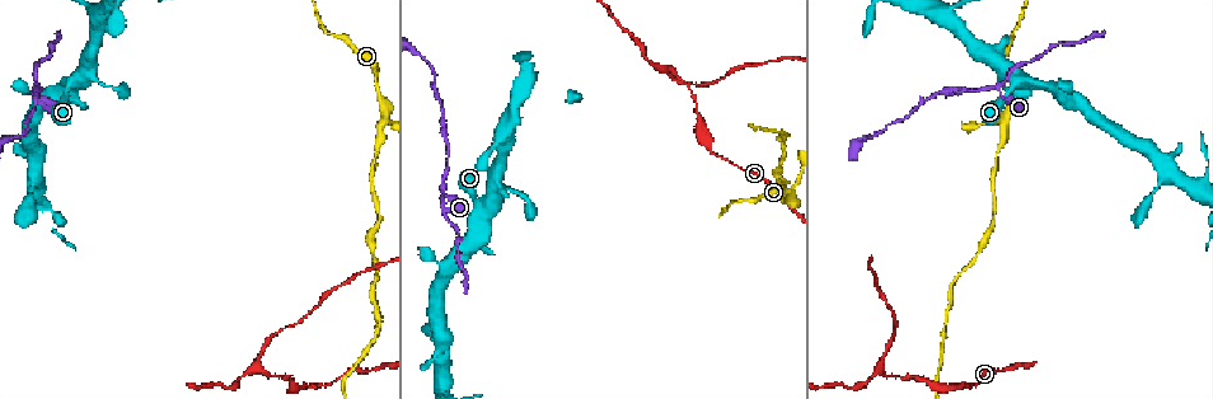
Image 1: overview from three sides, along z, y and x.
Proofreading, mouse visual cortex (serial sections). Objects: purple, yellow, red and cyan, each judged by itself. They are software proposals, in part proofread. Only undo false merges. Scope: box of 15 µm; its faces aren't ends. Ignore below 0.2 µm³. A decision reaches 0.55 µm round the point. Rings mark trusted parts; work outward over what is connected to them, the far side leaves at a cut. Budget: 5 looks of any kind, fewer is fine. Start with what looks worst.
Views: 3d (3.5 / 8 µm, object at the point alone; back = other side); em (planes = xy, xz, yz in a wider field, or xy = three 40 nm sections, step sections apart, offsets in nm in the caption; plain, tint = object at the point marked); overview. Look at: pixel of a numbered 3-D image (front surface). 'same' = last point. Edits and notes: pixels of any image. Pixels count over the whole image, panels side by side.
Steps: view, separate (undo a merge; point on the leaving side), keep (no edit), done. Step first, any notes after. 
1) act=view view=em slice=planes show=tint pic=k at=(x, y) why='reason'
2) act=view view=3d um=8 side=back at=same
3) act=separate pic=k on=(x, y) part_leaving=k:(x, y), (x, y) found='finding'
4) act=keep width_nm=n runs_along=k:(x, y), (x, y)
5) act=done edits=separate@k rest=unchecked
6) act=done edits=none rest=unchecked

act=view view=em slice=xy step=1 show=tint pic=1 at=(1003, 96) why='abrupt turn'

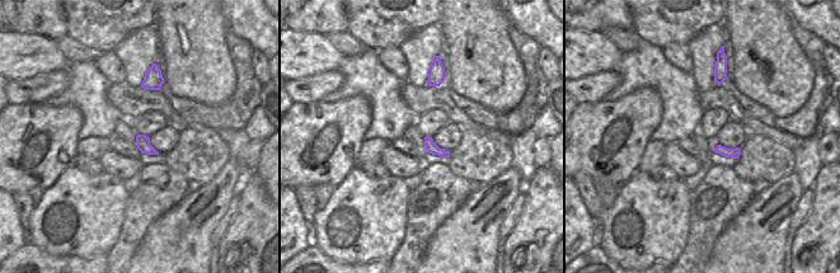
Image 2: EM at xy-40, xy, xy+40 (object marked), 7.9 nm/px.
act=view view=3d um=3.5 at=same why='wider look'

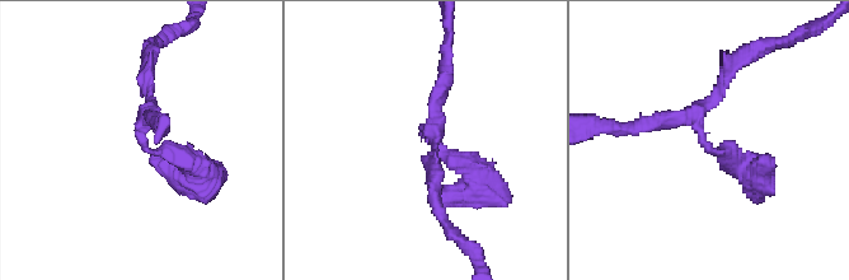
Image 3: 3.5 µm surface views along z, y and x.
act=keep runs_along=3:(750, 169), (714, 153), (692, 118), (637, 126) found='all the same cell'

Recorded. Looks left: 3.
act=view view=3d um=8 pic=1 at=(881, 369) why='arms part here'

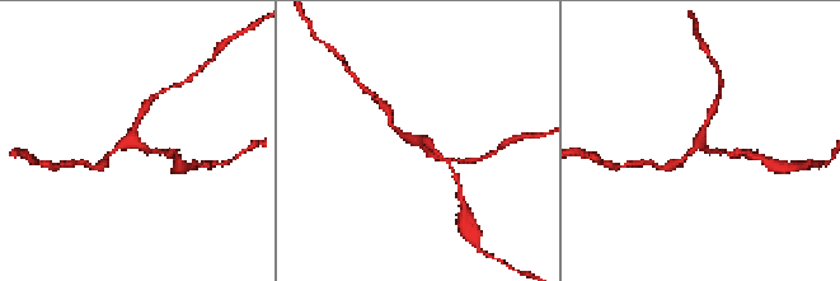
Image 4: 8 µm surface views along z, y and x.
act=view view=em slice=xy step=5 show=tint pic=4 at=(702, 140) why='shape alone is not enough'

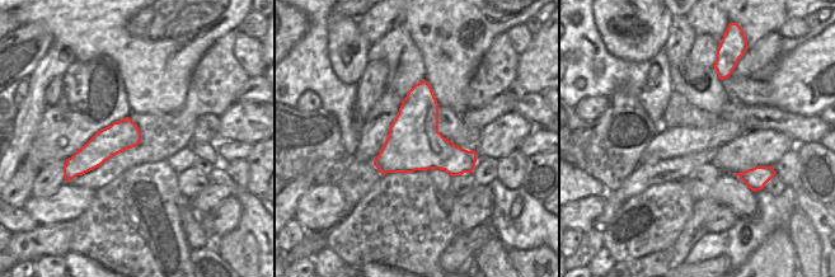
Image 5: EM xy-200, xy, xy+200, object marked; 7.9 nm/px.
act=keep arms=3 arm_widths_nm=150,150,150 runs_along=4:(162, 151), (134, 140), (144, 107) found='continuous, no second cell'

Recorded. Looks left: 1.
act=done edits=none rest=unchecked

